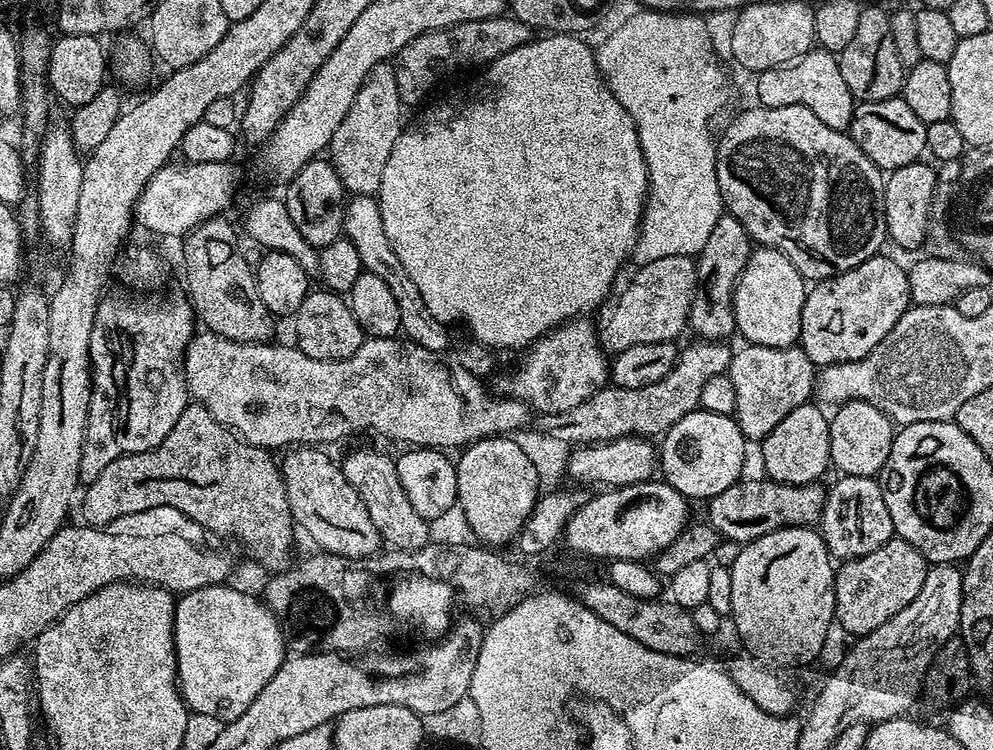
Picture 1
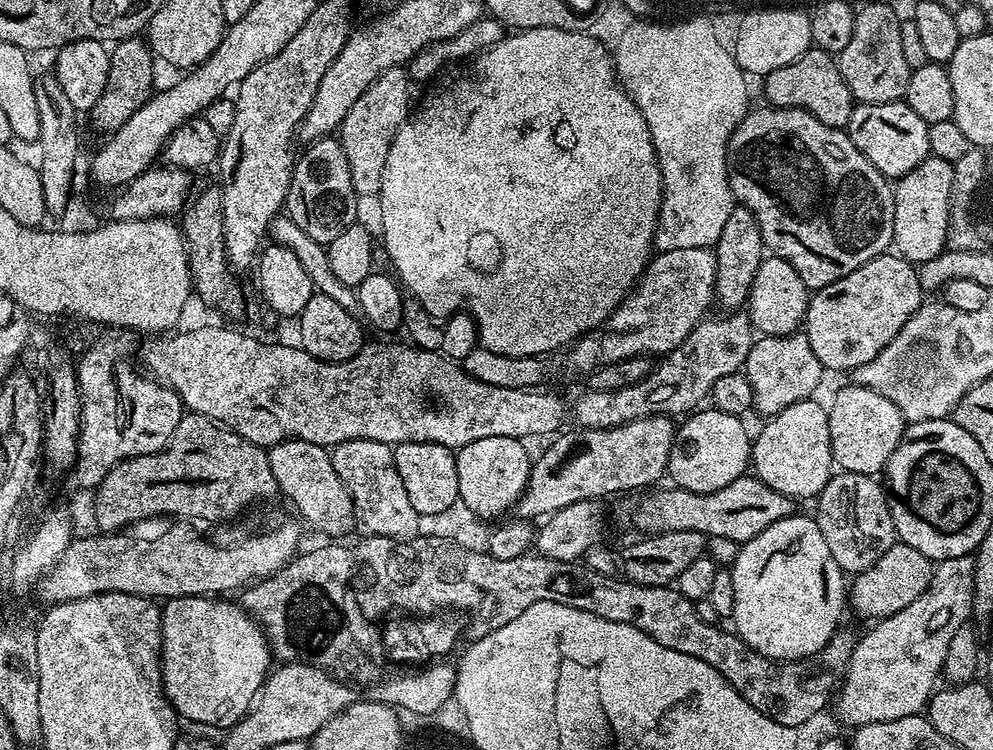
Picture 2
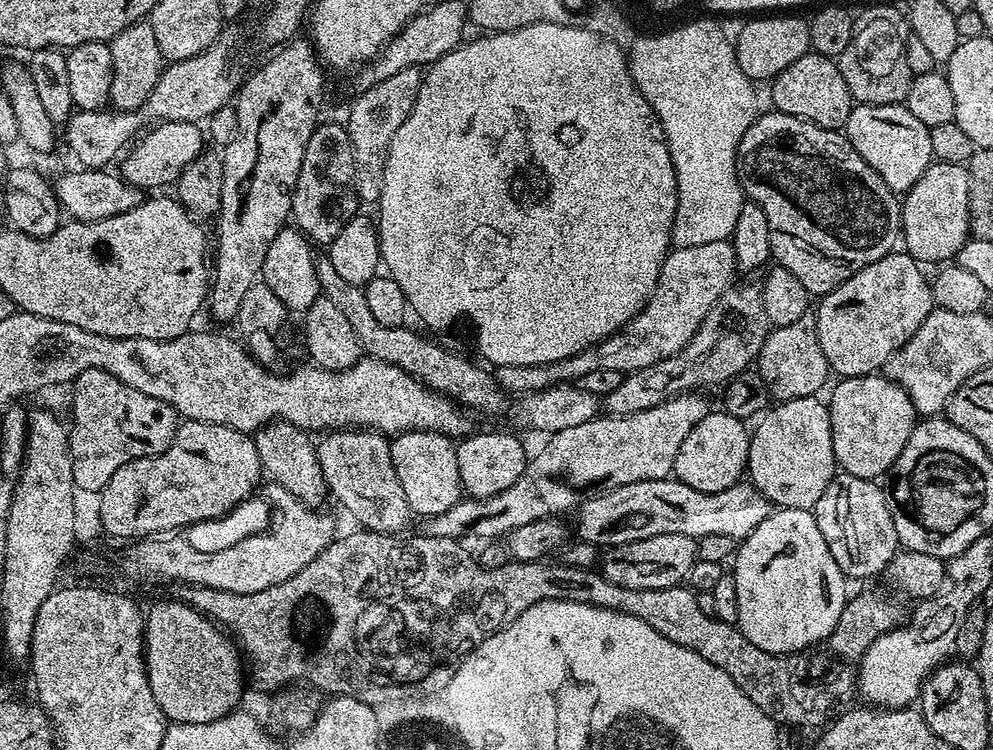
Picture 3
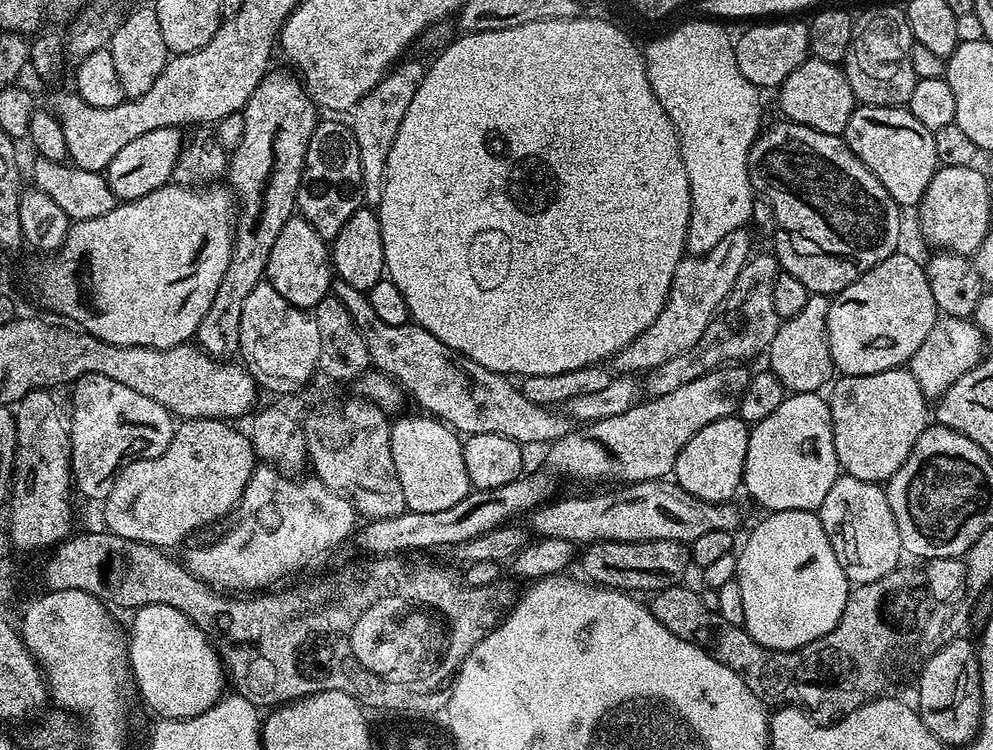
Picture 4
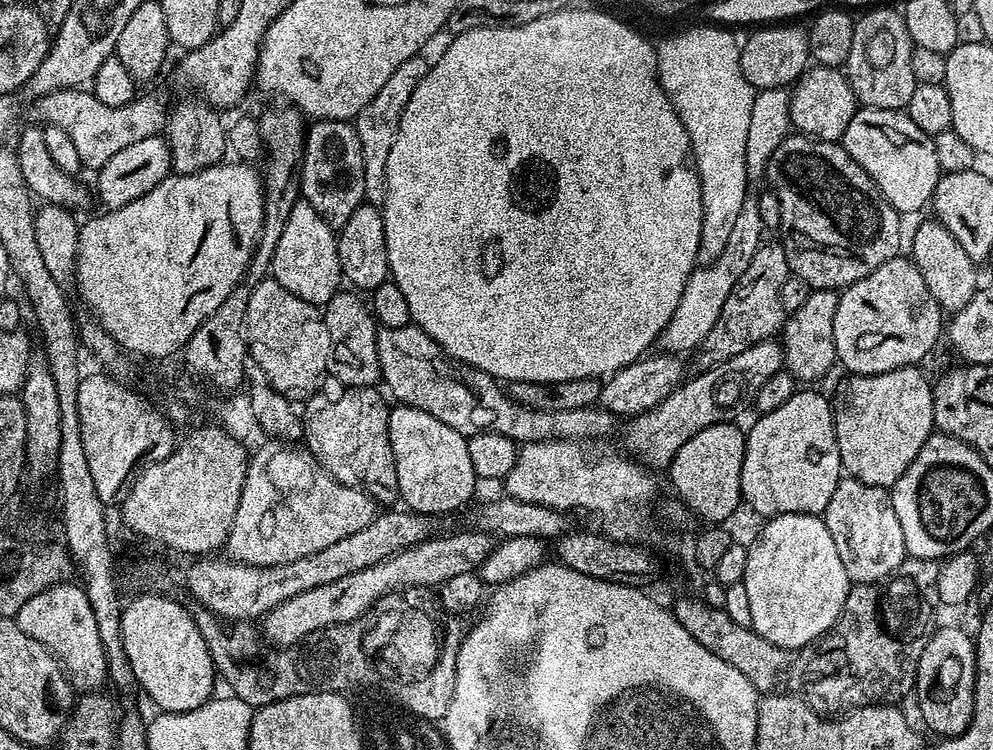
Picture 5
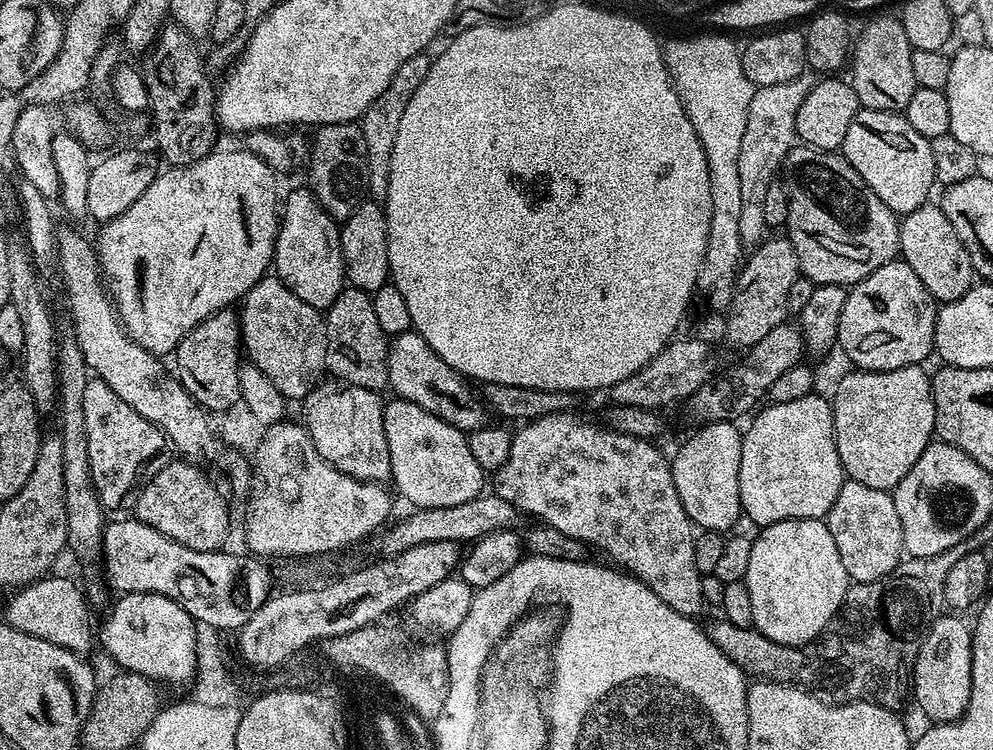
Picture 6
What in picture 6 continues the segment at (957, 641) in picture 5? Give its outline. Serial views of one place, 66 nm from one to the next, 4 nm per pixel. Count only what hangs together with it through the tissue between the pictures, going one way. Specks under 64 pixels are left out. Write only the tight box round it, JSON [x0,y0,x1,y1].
[912,614,972,724]

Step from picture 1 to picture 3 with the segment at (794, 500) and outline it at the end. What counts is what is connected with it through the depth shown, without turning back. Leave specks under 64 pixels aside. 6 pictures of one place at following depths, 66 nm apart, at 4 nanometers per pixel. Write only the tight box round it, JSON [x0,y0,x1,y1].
[574,478,774,546]

